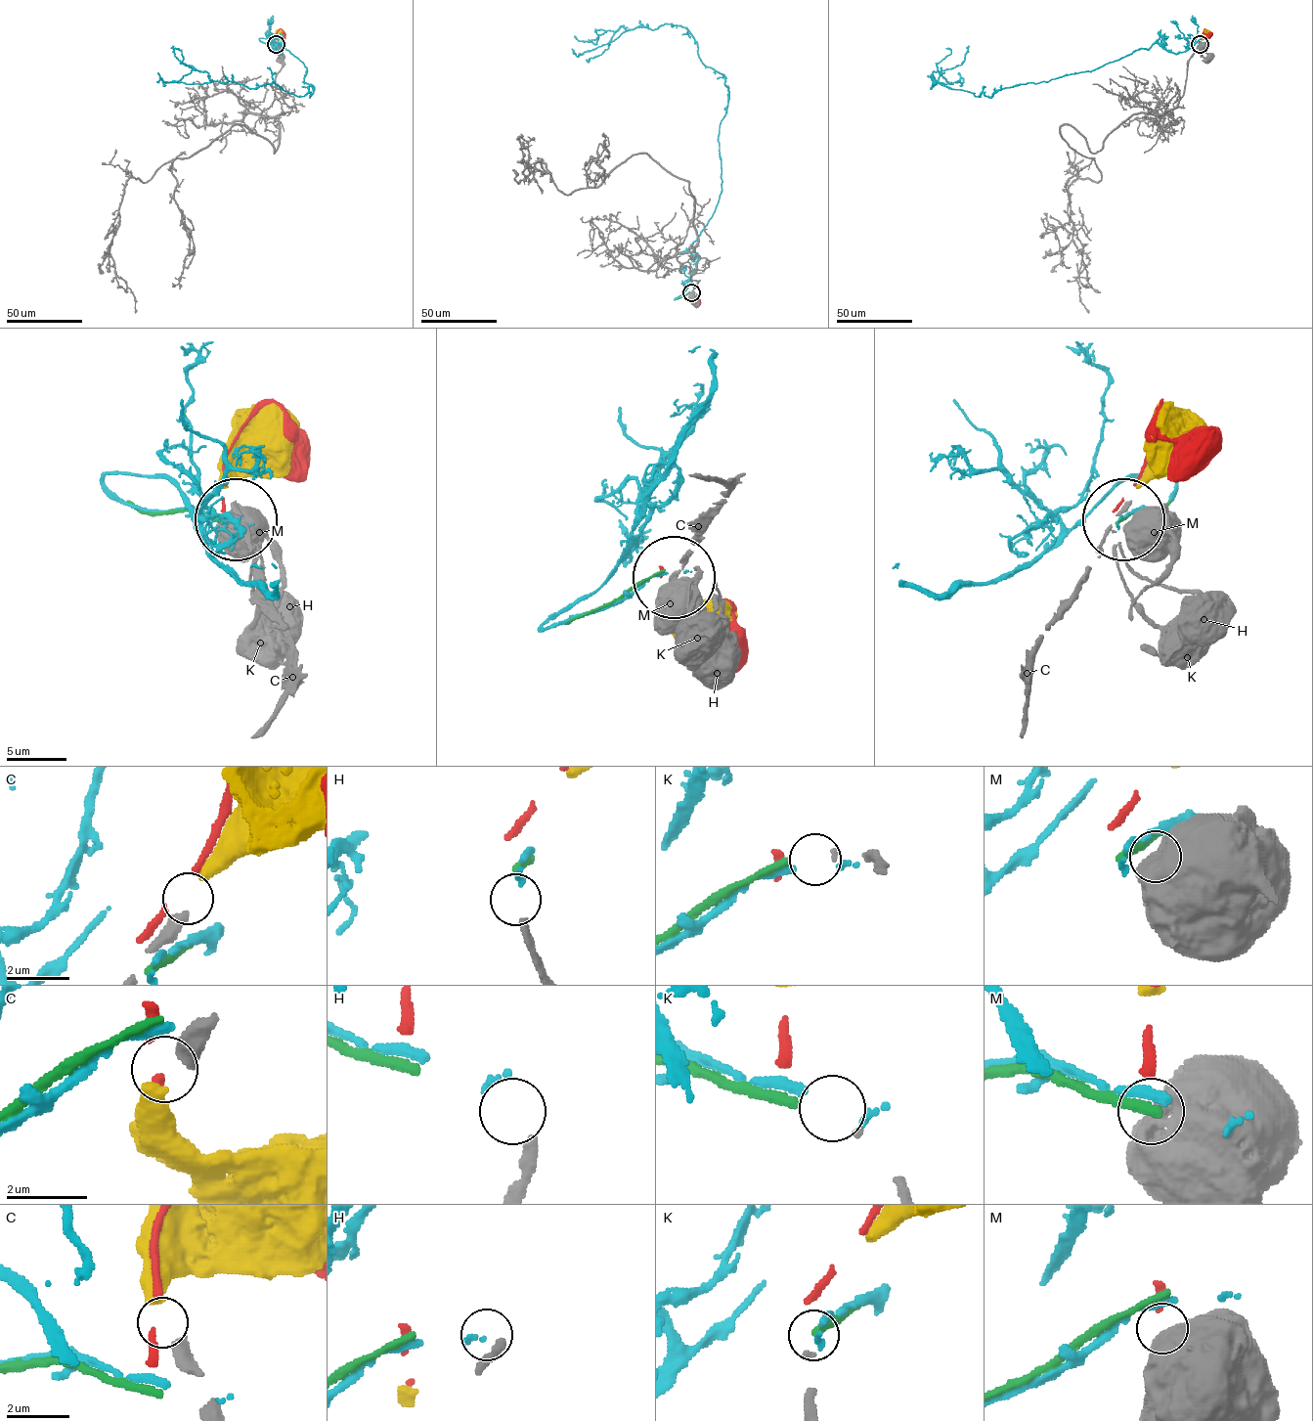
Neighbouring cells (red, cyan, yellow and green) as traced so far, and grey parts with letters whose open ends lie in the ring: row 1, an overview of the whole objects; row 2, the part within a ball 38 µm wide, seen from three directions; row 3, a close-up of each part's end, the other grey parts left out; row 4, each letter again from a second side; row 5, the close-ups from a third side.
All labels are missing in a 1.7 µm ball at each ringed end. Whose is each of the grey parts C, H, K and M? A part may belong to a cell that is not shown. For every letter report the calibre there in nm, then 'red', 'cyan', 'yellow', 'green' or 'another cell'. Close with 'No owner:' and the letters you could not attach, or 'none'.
C: 360 nm thick; yellow
H: 240 nm thick; cyan
K: 100 nm thick; green
M: 1050 nm thick; another cell
No owner: M

